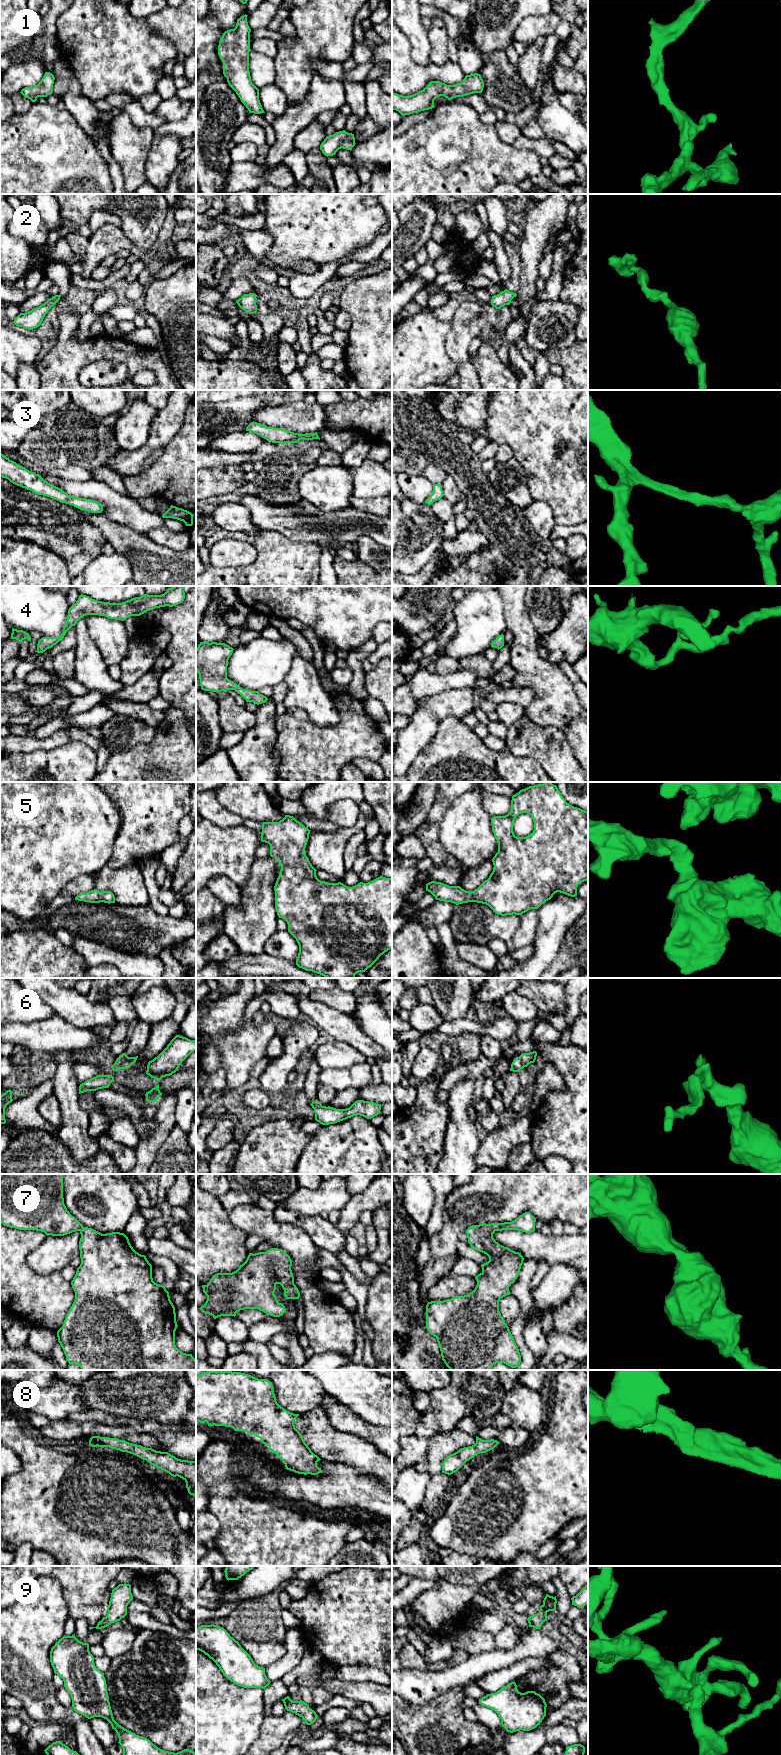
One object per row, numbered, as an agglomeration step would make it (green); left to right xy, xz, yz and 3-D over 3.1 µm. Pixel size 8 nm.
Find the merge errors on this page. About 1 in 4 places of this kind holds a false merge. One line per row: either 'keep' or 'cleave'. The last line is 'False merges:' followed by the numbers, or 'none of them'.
1: keep
2: keep
3: keep
4: keep
5: keep
6: keep
7: keep
8: keep
9: keep
False merges: none of them

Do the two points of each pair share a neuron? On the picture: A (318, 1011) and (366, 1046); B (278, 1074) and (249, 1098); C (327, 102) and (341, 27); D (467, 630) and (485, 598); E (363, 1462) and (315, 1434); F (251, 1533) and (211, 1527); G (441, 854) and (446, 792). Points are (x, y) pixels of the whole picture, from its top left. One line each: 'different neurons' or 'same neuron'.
A: same neuron
B: different neurons
C: different neurons
D: same neuron
E: same neuron
F: different neurons
G: same neuron

